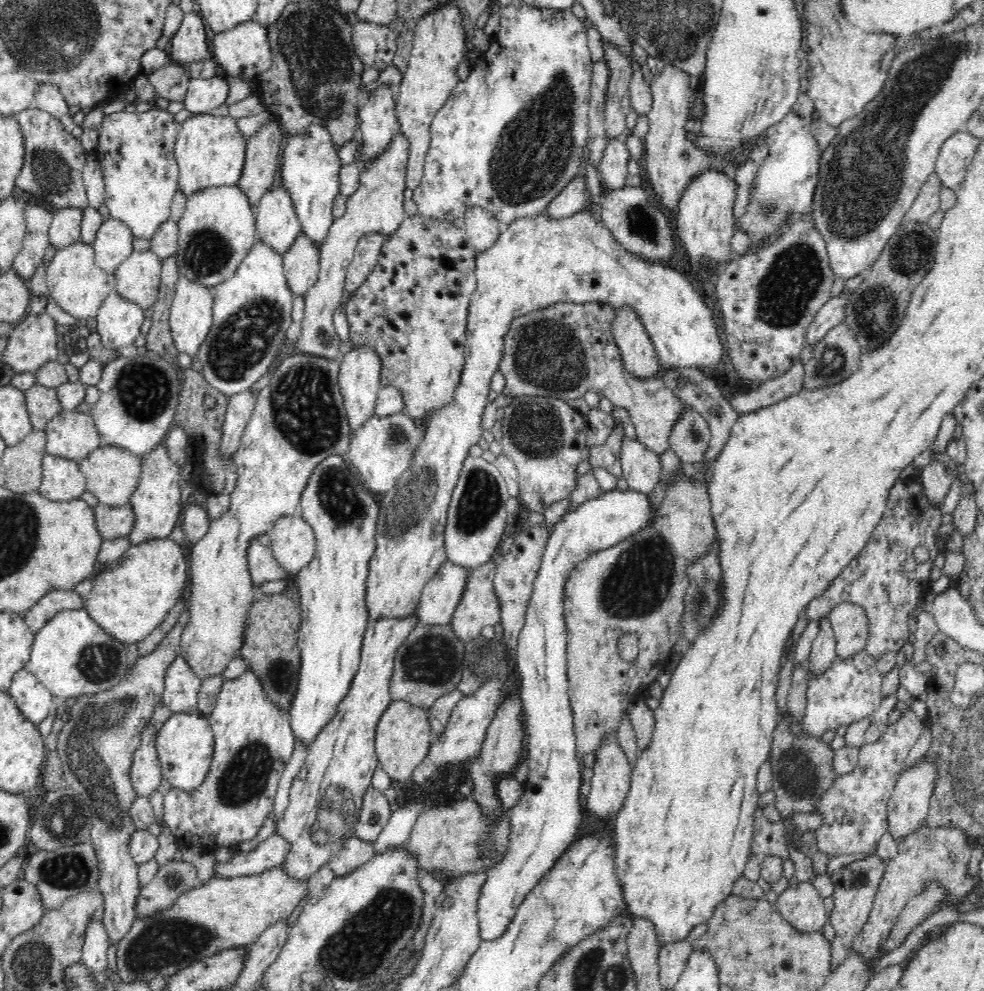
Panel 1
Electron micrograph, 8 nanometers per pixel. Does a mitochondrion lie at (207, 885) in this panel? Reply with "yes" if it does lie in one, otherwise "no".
no

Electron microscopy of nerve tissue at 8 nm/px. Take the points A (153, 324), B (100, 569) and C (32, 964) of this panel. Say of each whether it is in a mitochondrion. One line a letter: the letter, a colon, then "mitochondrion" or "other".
A: other
B: other
C: mitochondrion

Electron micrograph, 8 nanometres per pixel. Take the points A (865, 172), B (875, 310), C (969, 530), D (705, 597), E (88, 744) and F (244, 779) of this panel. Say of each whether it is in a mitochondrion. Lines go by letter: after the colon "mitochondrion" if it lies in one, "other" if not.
A: mitochondrion
B: mitochondrion
C: other
D: mitochondrion
E: mitochondrion
F: mitochondrion

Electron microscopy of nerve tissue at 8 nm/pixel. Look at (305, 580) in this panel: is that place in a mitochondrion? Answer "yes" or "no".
no

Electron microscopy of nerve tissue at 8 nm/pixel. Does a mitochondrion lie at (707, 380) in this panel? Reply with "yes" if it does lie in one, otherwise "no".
no

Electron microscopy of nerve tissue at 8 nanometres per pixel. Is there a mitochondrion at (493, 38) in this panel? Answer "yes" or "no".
no

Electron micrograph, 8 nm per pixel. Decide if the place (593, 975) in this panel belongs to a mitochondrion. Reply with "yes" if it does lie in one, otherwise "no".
yes

